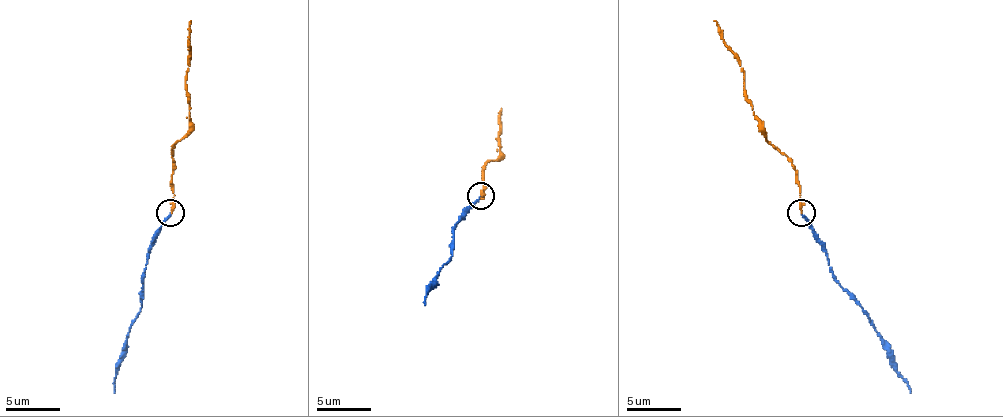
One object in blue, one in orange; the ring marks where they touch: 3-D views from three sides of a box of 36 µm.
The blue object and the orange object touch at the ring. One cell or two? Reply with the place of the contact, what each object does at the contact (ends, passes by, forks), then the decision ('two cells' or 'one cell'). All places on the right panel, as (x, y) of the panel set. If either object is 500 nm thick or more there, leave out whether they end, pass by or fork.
place (801, 213); blue ends; orange ends; one cell

